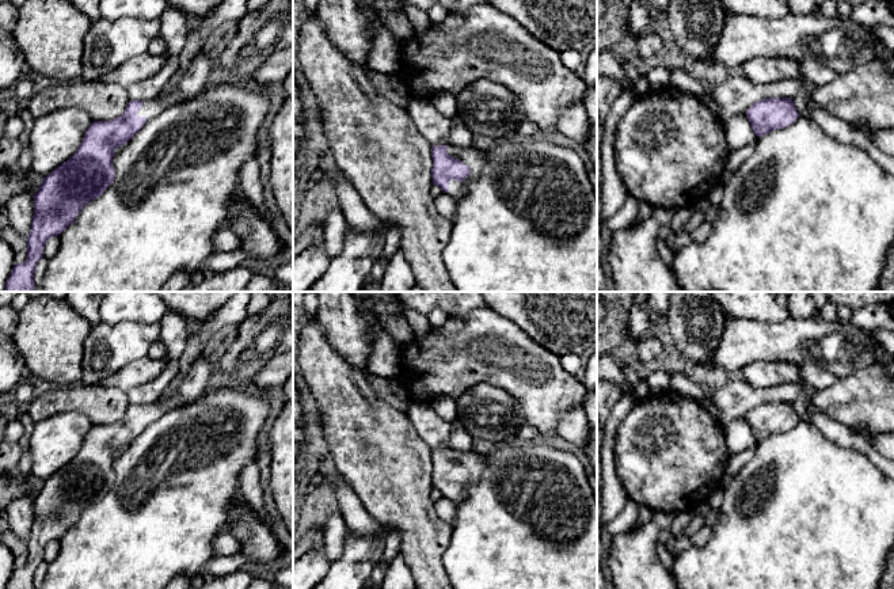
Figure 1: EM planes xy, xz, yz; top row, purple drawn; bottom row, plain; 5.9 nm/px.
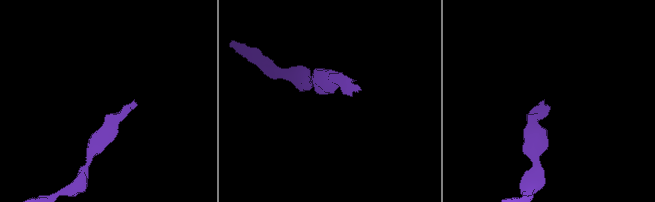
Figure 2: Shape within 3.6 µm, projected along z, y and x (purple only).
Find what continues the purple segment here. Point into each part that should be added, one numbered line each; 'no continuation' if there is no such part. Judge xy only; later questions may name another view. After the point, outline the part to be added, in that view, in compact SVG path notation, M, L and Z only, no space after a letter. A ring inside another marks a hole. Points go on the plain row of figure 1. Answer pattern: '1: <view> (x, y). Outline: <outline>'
1: xy (196, 382). Outline: M202 356L198 357L184 379L176 387L175 392L166 400L159 399L156 403L142 404L142 411L138 414L137 419L145 421L147 428L166 413L197 400L208 391L210 375L210 365L202 358Z

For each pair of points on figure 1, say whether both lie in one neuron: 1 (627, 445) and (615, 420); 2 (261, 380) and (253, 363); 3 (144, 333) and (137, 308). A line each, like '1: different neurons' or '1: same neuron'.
1: different neurons
2: different neurons
3: different neurons

